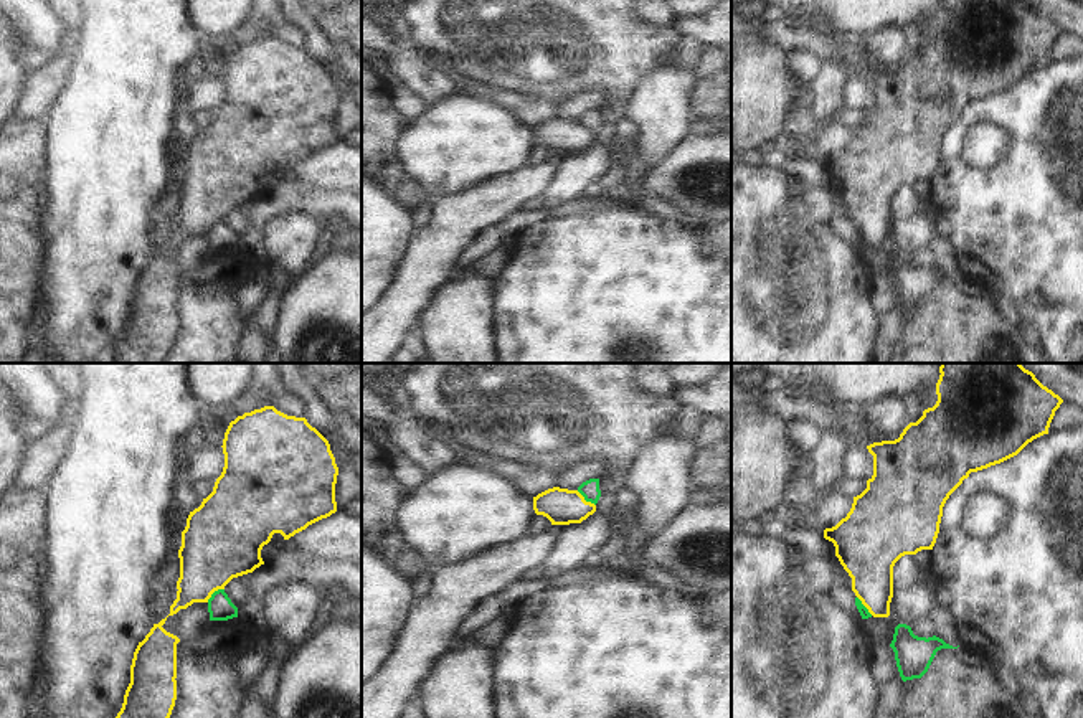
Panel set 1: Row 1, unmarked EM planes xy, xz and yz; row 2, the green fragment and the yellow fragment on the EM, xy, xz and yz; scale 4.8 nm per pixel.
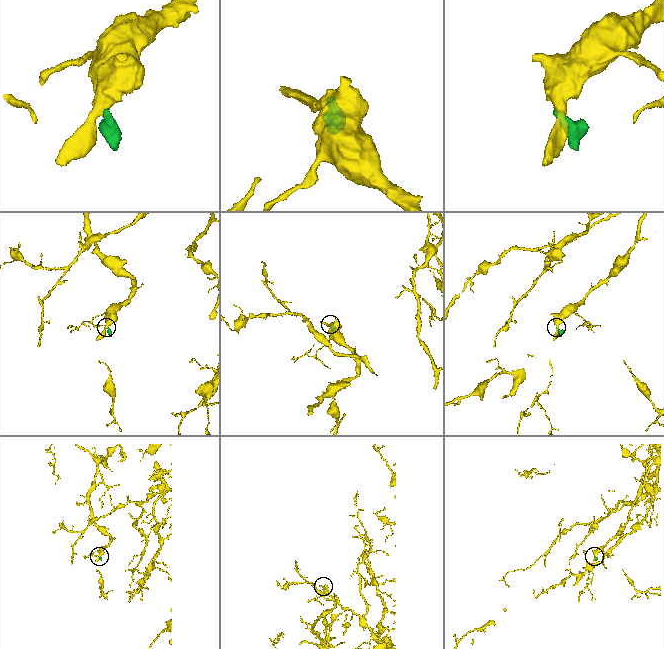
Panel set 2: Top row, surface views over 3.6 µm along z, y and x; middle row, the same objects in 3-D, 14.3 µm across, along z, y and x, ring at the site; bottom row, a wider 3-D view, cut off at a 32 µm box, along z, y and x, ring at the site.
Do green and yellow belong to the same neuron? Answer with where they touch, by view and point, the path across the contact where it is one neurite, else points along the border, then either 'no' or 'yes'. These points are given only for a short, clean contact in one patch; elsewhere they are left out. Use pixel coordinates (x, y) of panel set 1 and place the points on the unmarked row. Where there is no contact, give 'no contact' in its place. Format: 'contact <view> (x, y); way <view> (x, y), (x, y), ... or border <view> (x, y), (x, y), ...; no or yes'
contact xy (213, 223); border xy (223, 218), (218, 218), (207, 231); no

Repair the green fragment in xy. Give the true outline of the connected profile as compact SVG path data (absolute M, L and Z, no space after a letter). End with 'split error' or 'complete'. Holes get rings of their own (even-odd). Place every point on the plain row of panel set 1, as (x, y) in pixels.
M218 220L208 229L210 251L228 251L238 248L238 238L231 233L225 220Z; complete

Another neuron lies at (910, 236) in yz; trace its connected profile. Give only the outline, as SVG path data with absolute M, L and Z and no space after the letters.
M921 211L908 221L893 221L890 233L890 246L898 254L913 256L915 253L929 248L936 228L928 220L926 213Z

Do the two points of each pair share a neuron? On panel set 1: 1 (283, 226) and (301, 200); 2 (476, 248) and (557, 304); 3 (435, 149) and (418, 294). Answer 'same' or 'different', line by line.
1: different
2: different
3: different

